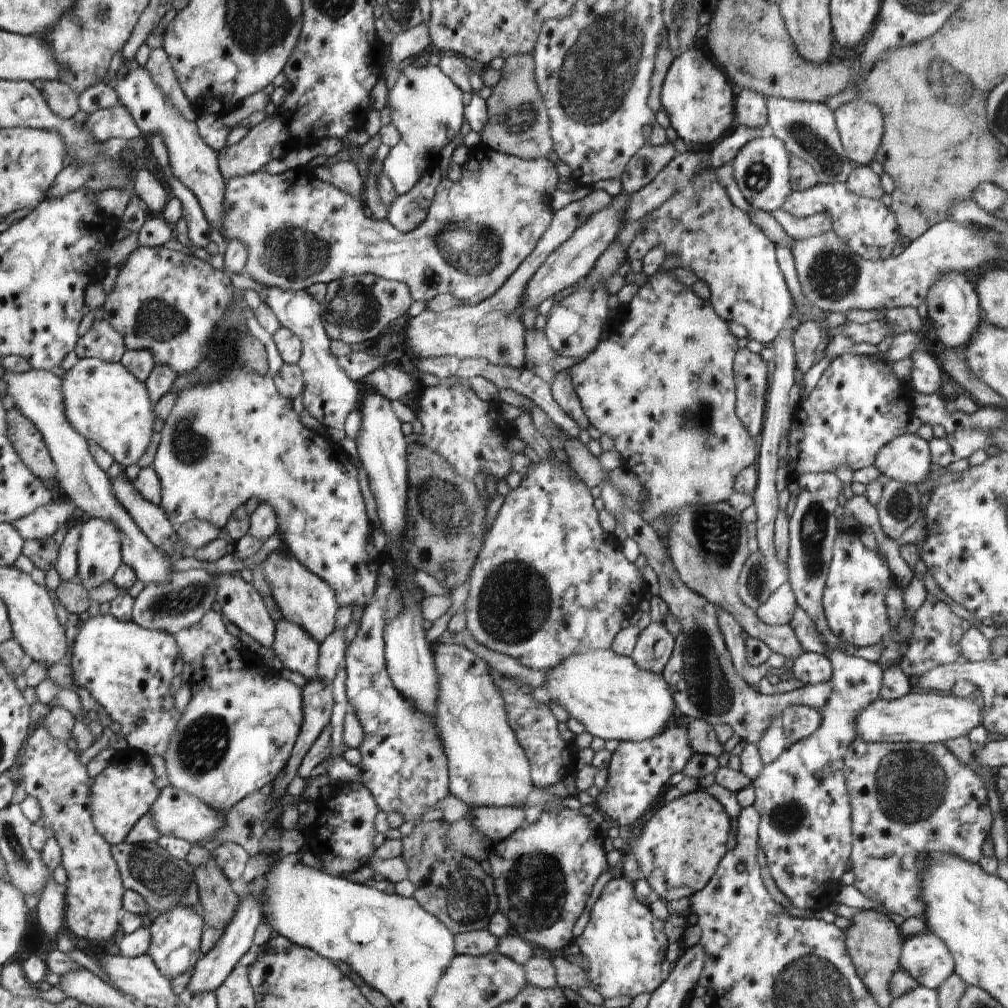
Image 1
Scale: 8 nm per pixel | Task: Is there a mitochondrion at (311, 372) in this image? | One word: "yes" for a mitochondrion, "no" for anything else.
no

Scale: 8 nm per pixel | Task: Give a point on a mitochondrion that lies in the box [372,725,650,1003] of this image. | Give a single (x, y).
(538, 879)

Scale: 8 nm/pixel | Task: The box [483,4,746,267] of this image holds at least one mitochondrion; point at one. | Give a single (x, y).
(601, 67)

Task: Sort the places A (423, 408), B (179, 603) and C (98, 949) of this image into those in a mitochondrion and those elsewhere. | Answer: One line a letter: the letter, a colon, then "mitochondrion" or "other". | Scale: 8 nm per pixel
A: other
B: mitochondrion
C: other

